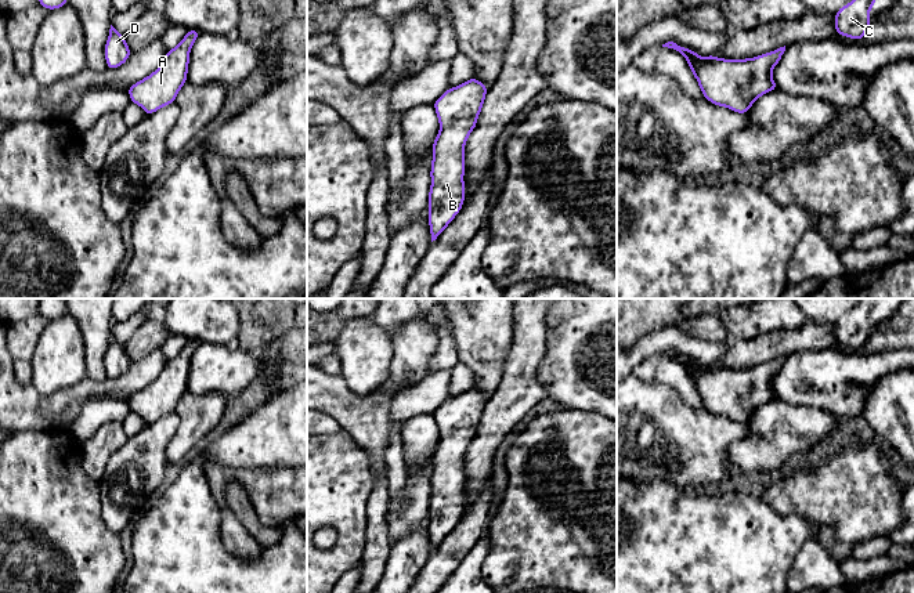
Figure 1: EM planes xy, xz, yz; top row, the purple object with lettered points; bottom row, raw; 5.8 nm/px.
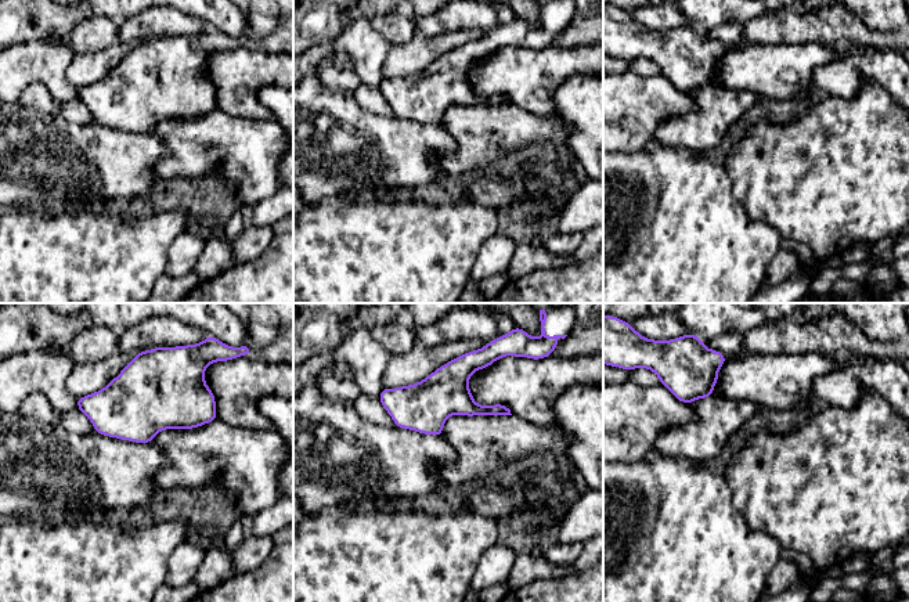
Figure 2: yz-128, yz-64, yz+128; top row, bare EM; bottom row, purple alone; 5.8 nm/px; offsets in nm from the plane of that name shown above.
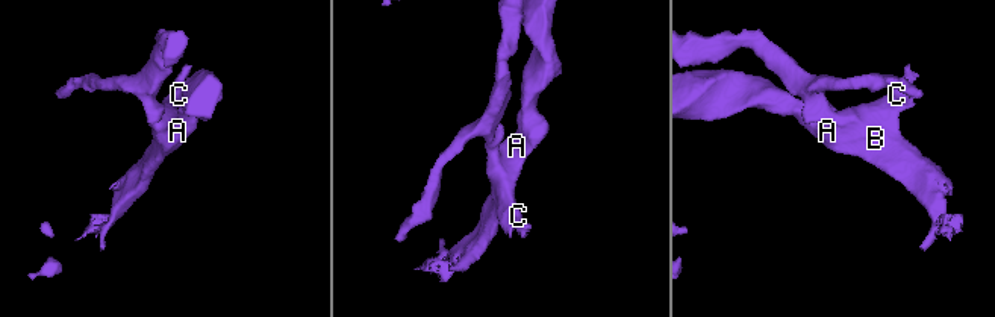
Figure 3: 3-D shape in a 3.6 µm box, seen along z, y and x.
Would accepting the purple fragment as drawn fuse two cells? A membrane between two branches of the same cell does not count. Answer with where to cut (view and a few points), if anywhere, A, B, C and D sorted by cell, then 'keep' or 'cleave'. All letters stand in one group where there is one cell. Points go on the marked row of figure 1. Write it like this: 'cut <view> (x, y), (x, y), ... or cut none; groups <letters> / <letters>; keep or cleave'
cut none; groups A B C D; keep

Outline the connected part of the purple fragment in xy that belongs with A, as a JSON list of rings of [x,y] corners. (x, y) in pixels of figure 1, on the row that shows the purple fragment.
[[[189,29],[183,40],[166,53],[155,72],[126,90],[131,104],[140,105],[145,116],[176,102],[178,91],[187,83],[189,53],[199,33],[198,29]]]

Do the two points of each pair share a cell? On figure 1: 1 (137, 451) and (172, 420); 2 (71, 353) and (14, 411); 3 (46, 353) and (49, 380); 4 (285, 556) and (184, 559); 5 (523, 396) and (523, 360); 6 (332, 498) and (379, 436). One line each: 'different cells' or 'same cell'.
1: same cell
2: different cells
3: same cell
4: same cell
5: same cell
6: different cells

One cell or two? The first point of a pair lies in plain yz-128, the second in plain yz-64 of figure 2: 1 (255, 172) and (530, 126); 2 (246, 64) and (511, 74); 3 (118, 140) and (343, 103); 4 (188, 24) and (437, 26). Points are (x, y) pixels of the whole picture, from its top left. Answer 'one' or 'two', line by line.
1: one
2: one
3: one
4: one

